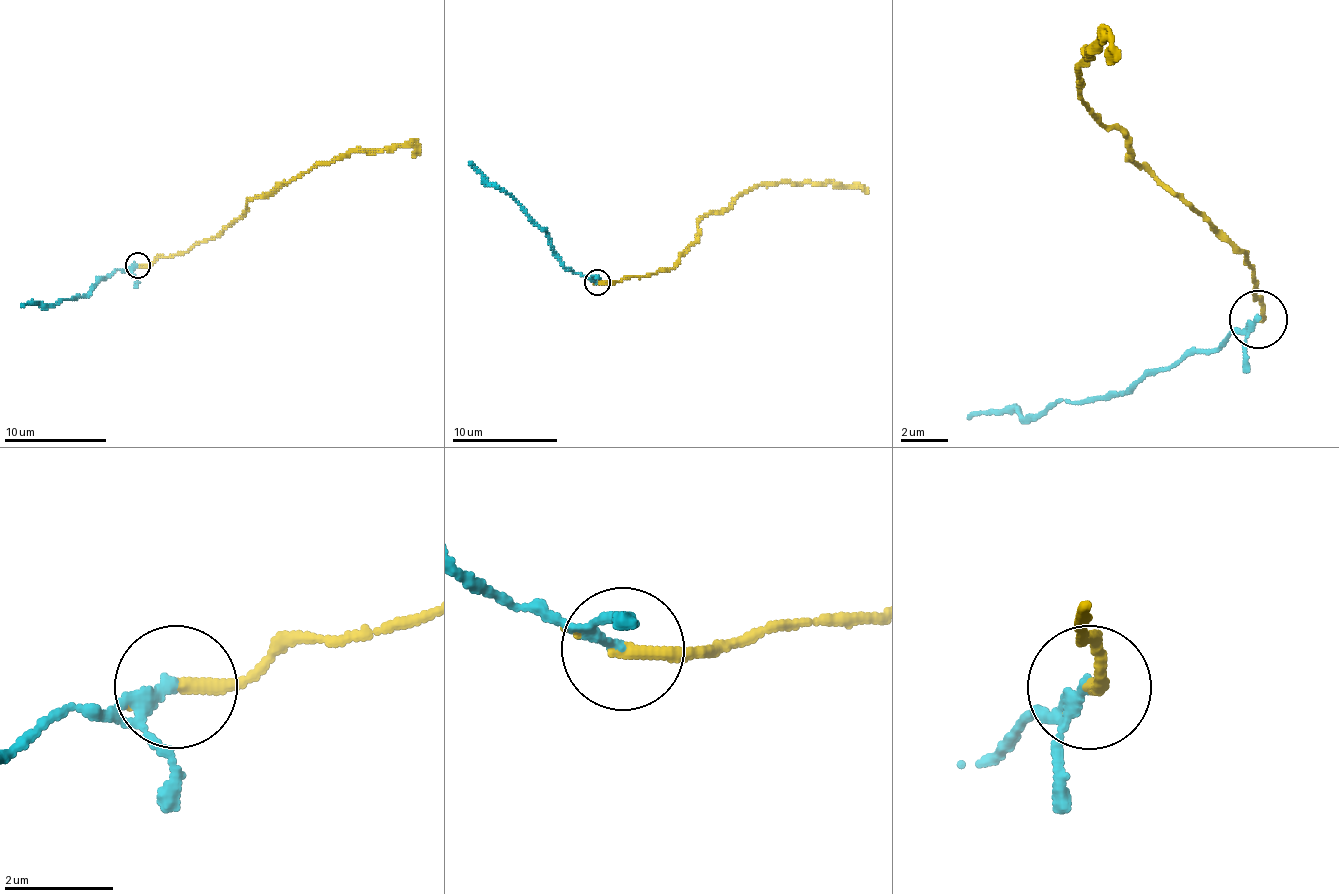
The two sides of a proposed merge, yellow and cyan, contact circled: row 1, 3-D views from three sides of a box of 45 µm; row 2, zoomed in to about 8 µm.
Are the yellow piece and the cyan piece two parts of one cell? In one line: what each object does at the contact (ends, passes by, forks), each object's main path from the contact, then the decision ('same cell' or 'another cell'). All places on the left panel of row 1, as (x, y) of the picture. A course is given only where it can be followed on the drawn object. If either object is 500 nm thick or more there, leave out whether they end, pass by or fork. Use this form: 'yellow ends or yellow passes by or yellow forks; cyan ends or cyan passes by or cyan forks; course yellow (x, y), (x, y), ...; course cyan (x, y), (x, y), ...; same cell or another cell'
yellow ends; cyan passes by; course yellow (137, 264), (183, 254), (199, 242), (214, 239), (242, 213), (249, 200), (352, 152), (412, 147), (419, 154); course cyan (137, 264), (108, 275), (81, 297), (56, 304), (21, 307); same cell

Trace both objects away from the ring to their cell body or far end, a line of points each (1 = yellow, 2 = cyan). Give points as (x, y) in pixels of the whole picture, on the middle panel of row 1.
1: (596, 281), (672, 268), (696, 240), (699, 221), (722, 213), (759, 185), (831, 182), (859, 185), (868, 193)
2: (596, 281), (566, 268), (549, 236), (508, 194), (469, 162)

